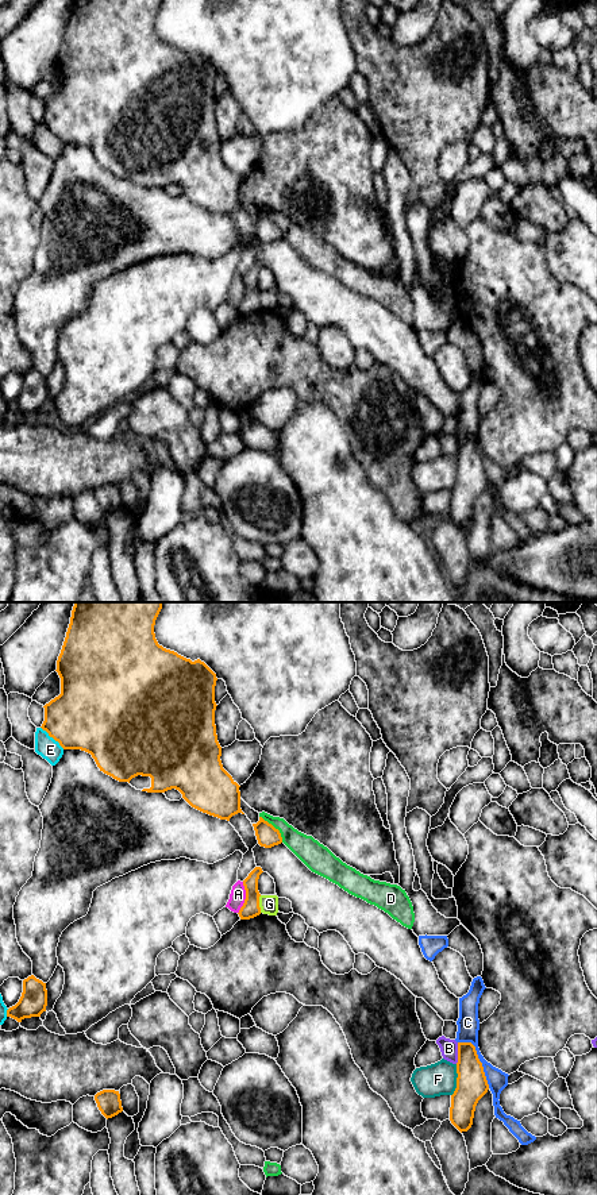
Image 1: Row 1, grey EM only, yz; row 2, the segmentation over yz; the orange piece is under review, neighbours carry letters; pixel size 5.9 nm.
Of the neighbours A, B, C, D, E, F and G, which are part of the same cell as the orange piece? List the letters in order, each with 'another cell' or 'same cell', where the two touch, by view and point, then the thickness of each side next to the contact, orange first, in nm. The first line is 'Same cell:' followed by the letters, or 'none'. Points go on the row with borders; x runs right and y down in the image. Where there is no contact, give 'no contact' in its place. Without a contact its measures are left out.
Same cell: none
A: another cell; contact yz (246, 898); calibres 110 and 100 nm
B: another cell; contact yz (458, 1053); calibres 190 and 110 nm
C: another cell; contact yz (478, 1059); calibres 190 and 130 nm
D: another cell; contact yz (273, 827); calibres 140 and 150 nm
E: another cell; contact yz (53, 737); calibres 420 and 130 nm
F: another cell; contact yz (457, 1080); calibres 190 and 190 nm
G: another cell; contact yz (258, 904); calibres 110 and 110 nm

